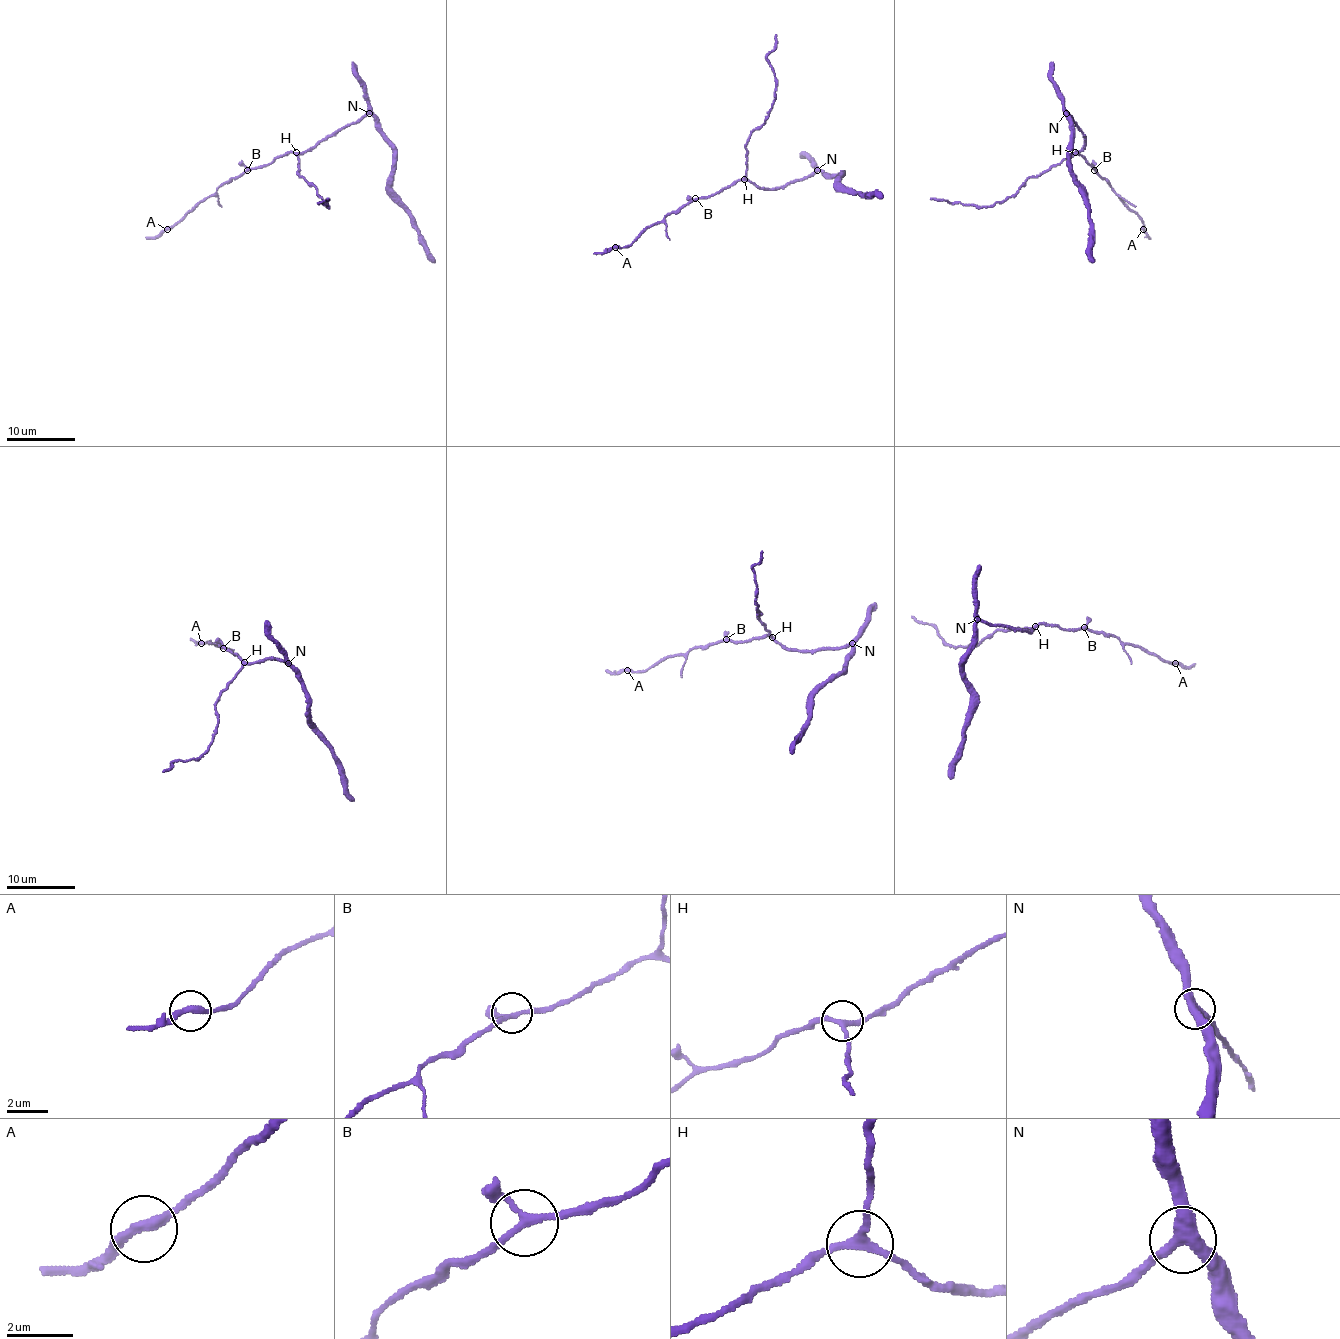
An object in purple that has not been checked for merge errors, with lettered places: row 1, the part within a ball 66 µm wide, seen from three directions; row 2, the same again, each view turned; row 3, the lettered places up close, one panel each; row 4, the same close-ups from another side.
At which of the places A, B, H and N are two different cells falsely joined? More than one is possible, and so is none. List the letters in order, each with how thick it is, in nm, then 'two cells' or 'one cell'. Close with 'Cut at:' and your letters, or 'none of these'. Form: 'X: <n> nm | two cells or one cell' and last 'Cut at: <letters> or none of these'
A: 280 nm | one cell
B: 190 nm | one cell
H: 240 nm | one cell
N: 380 nm | one cell
Cut at: none of these

